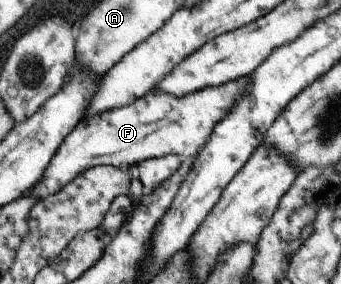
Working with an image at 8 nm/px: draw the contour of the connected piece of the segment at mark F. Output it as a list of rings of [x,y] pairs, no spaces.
[[[244,75],[179,97],[152,89],[123,107],[108,109],[86,120],[80,119],[64,140],[61,140],[43,175],[26,195],[32,195],[36,200],[43,199],[59,191],[83,170],[96,165],[124,171],[152,157],[195,157],[206,144],[213,126],[229,112],[229,108],[241,94],[241,89],[247,86],[248,80],[249,76]]]

